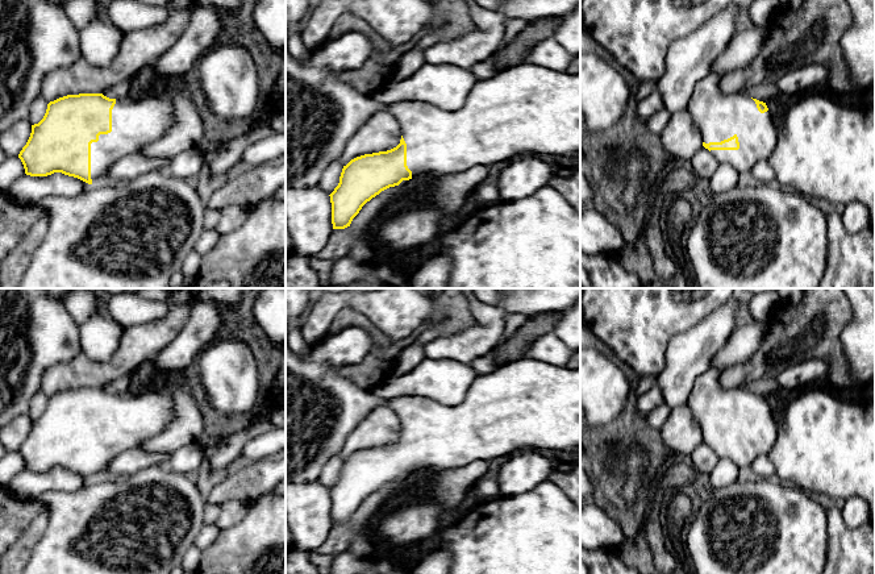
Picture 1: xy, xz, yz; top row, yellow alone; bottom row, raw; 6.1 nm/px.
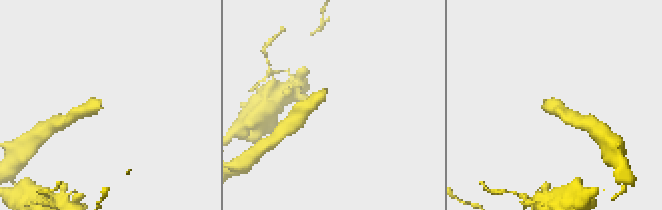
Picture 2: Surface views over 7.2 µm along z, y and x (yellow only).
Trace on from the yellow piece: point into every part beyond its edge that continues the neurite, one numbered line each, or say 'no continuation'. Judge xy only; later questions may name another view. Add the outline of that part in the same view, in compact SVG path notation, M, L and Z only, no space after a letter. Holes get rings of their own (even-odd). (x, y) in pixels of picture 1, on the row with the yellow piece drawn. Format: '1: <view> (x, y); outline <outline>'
1: xy (136, 124); outline M154 91L139 99L117 99L112 109L112 132L91 144L92 184L126 155L139 153L159 140L174 122L171 96Z

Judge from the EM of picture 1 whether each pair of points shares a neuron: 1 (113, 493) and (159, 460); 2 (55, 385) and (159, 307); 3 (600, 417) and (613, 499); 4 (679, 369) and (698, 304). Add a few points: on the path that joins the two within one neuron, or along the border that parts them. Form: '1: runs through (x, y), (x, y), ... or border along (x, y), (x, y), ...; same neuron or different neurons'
1: border along (166, 465), (148, 466), (121, 477); different neurons
2: border along (165, 313), (145, 323), (124, 328); different neurons
3: border along (623, 408), (611, 421), (594, 427); different neurons
4: border along (717, 310), (692, 327), (676, 333), (666, 345); different neurons

